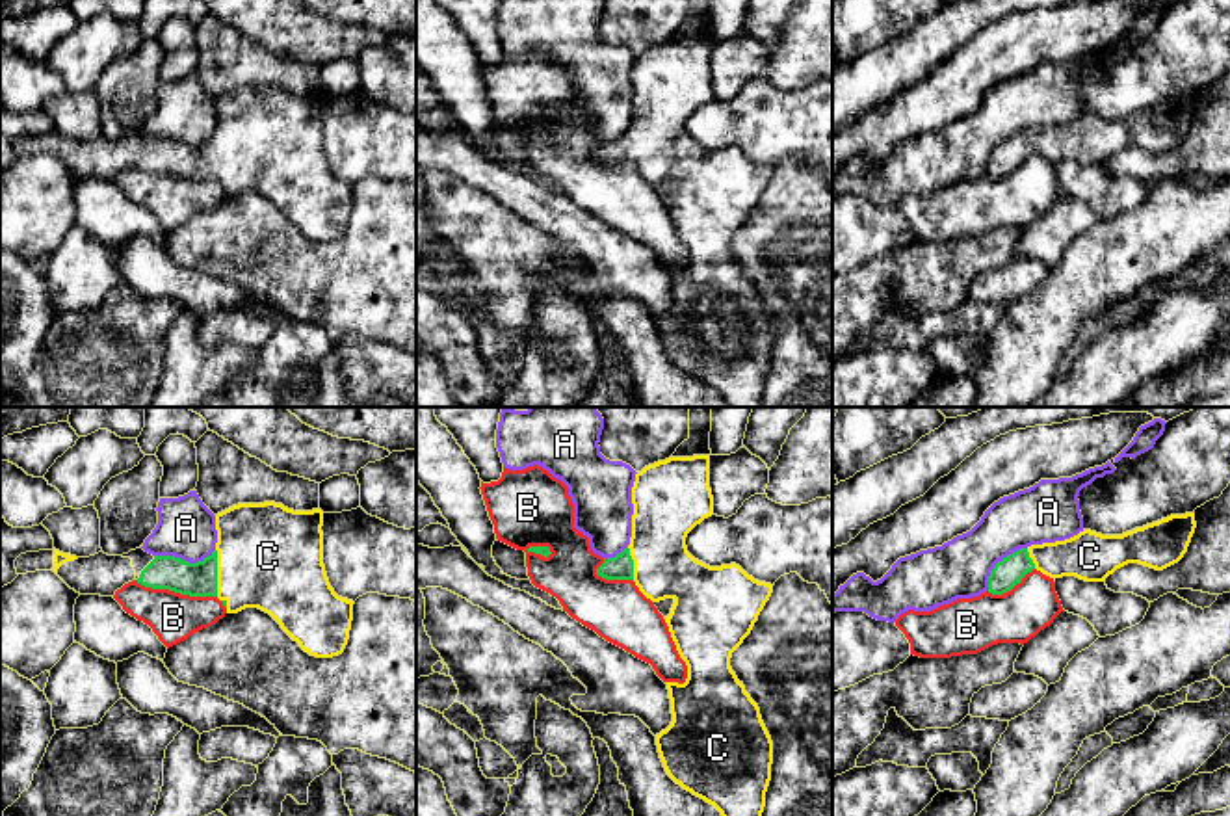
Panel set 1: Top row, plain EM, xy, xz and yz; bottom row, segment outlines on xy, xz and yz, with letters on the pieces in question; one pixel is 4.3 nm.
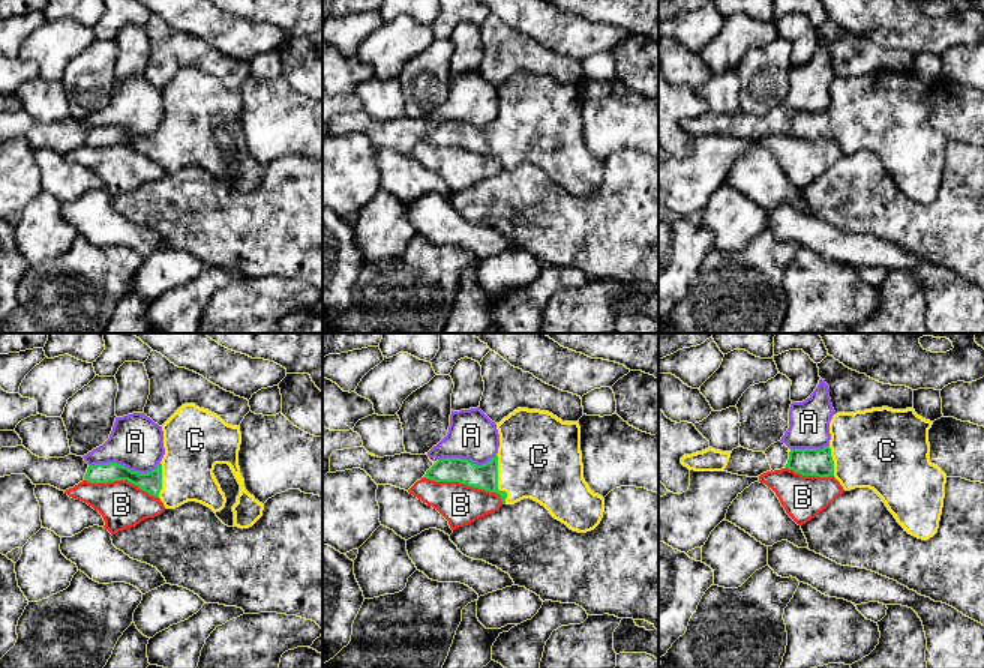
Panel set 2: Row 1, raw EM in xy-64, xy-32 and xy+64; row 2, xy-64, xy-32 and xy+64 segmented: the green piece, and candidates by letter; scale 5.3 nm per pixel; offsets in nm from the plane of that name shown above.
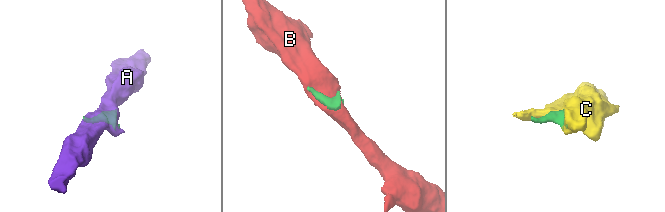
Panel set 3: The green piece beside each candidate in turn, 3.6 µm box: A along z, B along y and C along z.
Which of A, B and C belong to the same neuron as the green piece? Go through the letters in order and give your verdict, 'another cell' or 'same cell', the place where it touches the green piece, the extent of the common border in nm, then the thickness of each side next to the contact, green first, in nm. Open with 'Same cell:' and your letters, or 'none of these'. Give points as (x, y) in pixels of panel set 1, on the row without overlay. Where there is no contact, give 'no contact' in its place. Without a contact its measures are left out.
Same cell: C
A: another cell; meets green in xy at (184, 145); contact 260 nm long; 150 nm thick on the green side, 260 nm on the other
B: another cell; meets green in xy at (177, 175); contact 360 nm long; 150 nm thick on the green side, 220 nm on the other
C: same cell; meets green in xy at (216, 157); contact 200 nm long; 150 nm thick on the green side, 440 nm on the other

